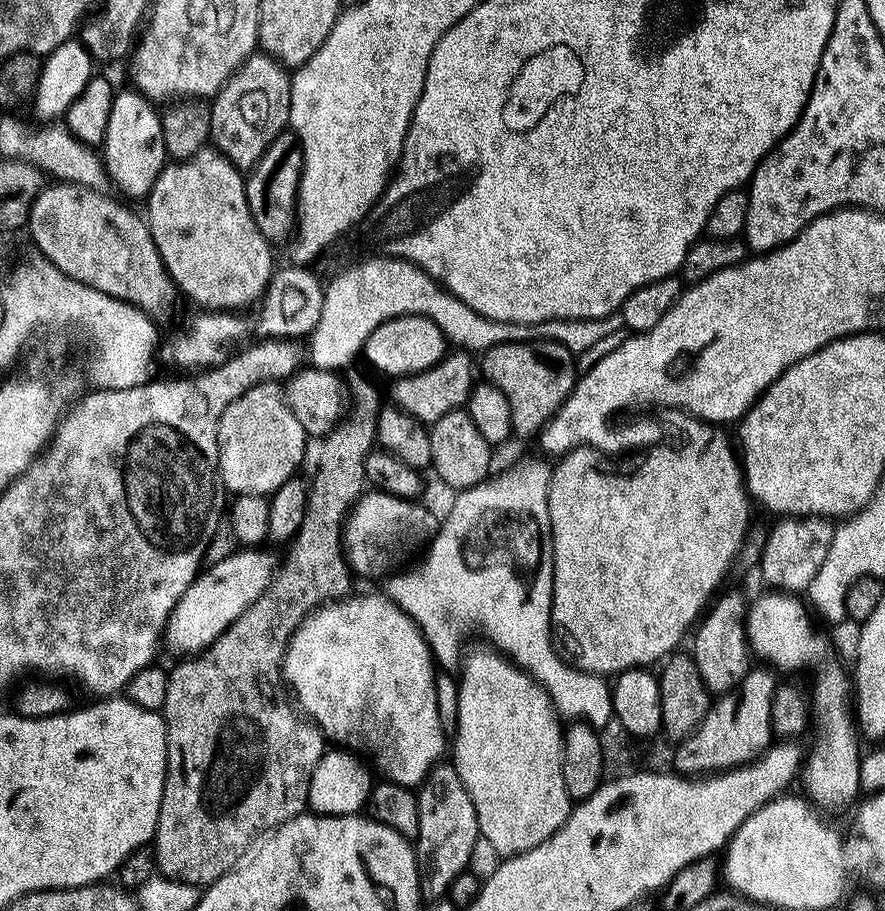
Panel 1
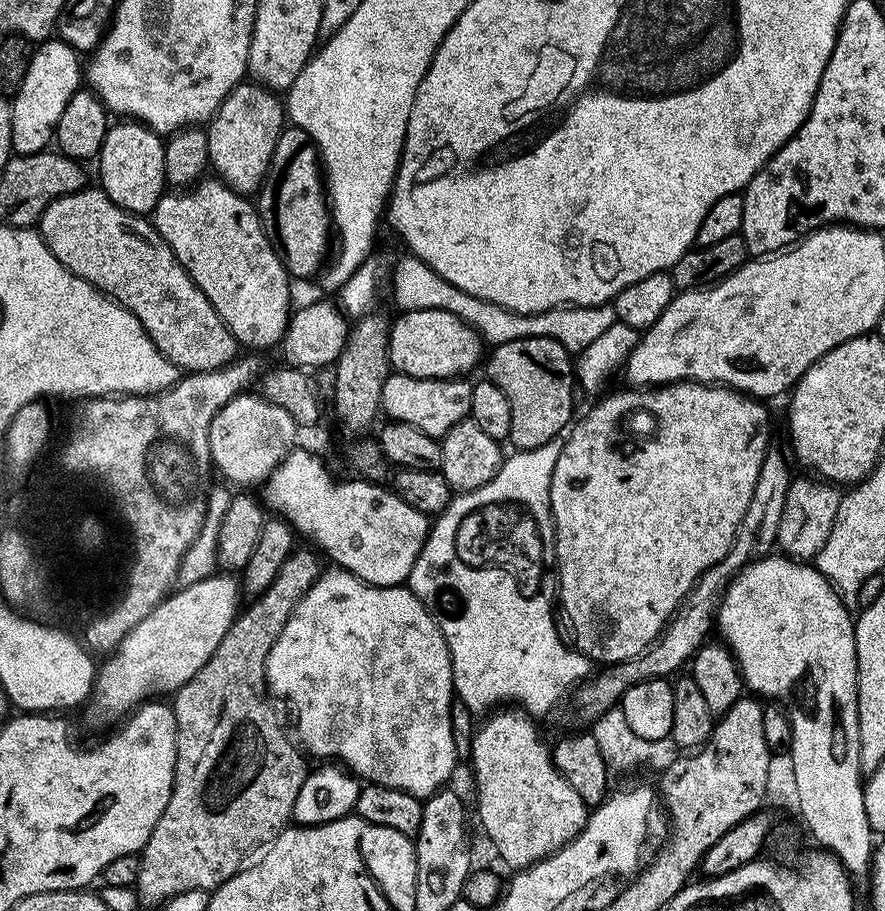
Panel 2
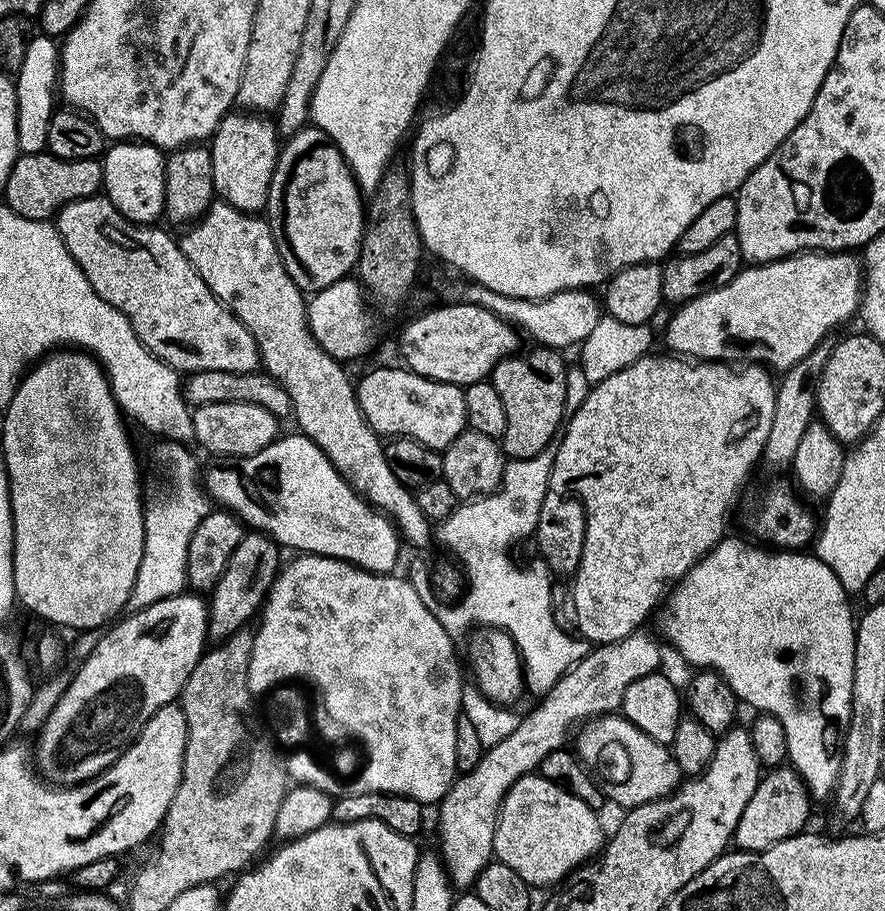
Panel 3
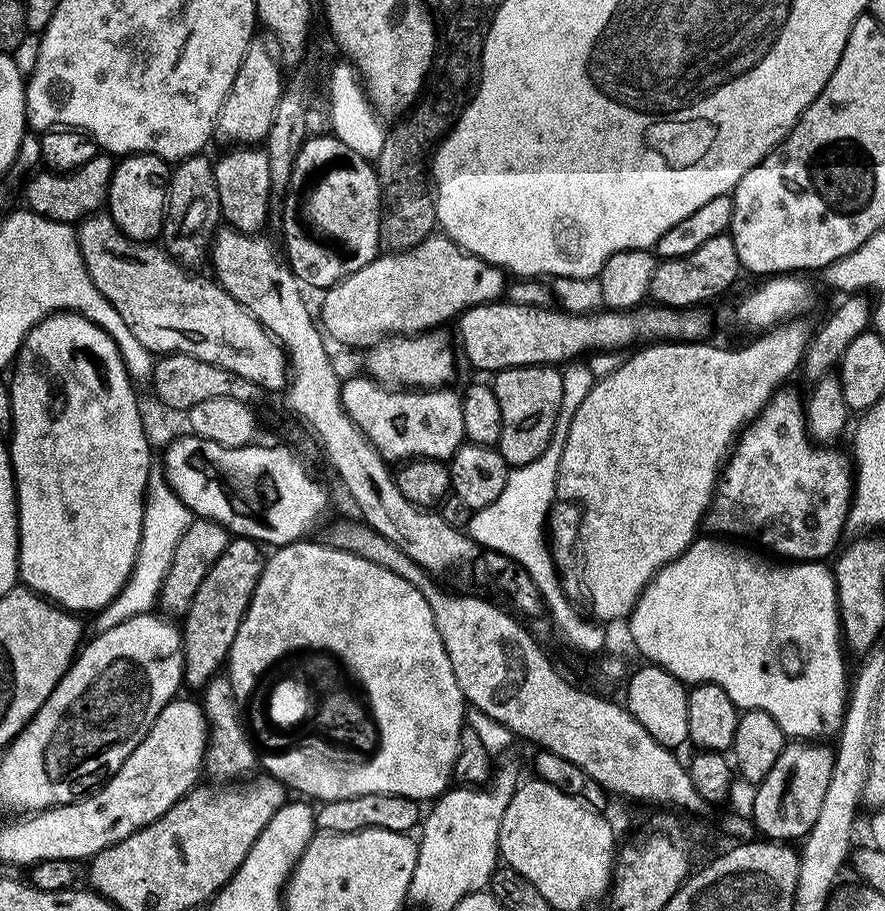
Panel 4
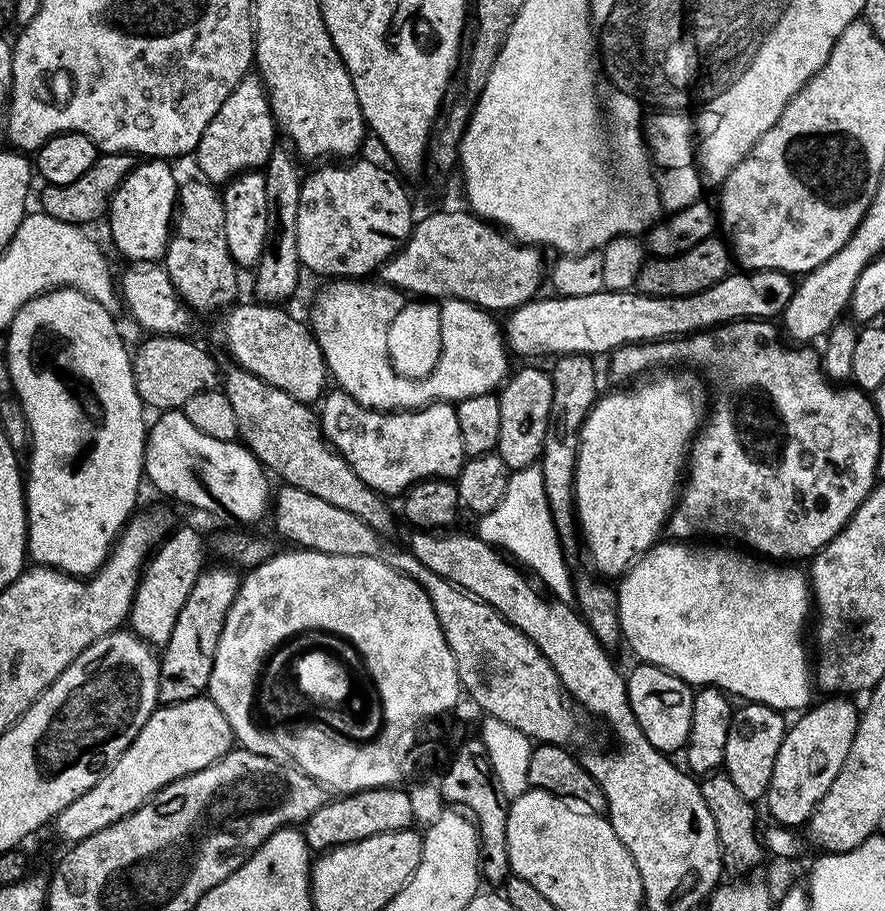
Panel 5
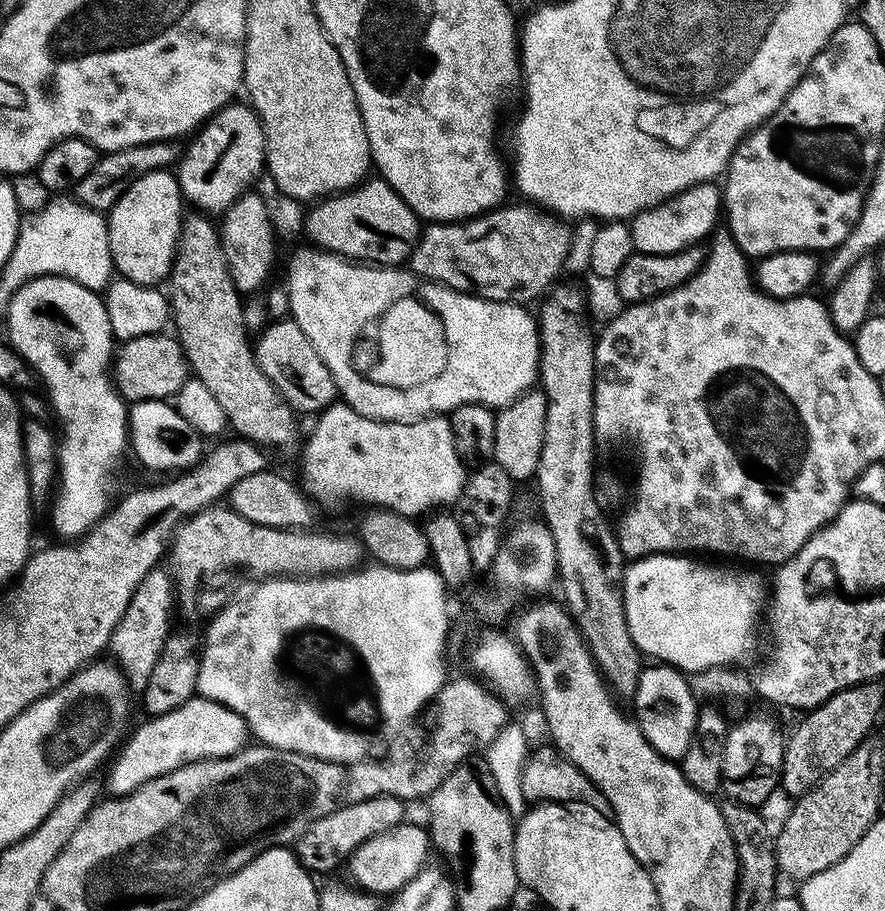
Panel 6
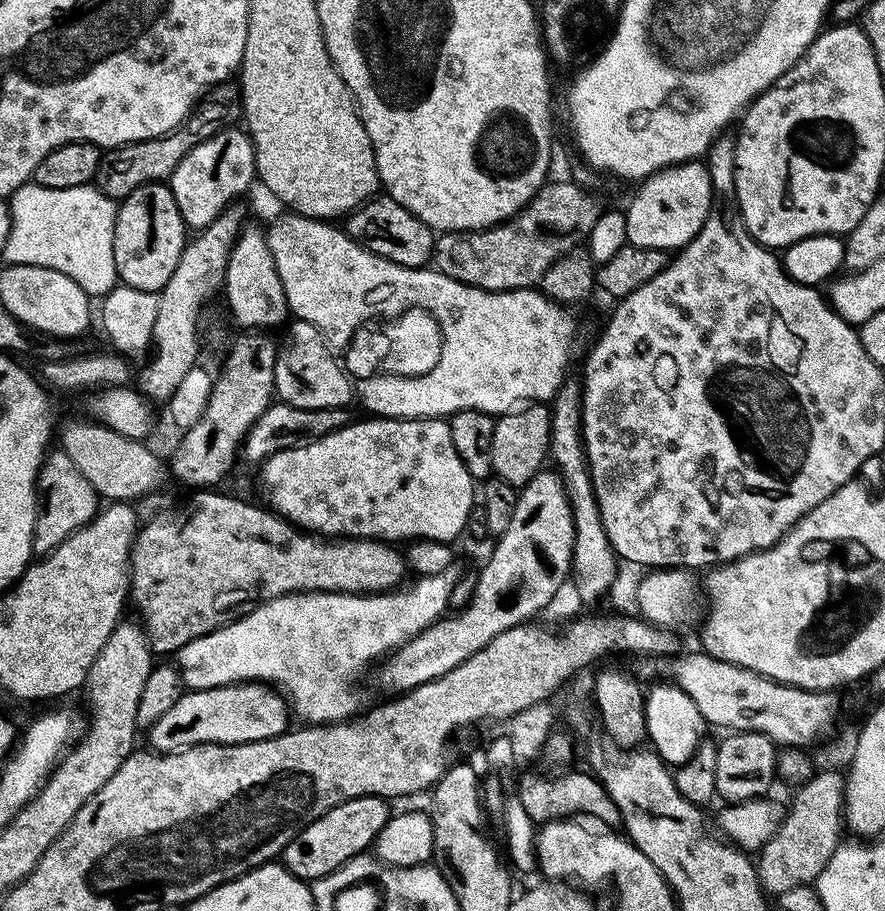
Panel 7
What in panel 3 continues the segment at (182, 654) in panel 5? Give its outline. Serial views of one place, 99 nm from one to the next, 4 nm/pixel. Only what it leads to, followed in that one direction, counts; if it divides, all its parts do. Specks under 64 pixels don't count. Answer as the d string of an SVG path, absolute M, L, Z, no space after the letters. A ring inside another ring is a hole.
M255 530L249 531L240 539L240 545L234 550L222 578L212 587L208 606L208 640L223 642L233 639L236 631L261 611L268 599L268 592L276 581L276 573L282 567L280 560L281 545L271 536Z

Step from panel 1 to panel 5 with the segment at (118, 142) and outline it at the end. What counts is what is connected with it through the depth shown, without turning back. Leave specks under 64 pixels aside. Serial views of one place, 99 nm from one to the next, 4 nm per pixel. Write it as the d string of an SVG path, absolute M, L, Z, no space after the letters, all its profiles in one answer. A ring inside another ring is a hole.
M148 158L137 163L132 173L120 183L120 189L112 196L112 203L106 213L108 228L112 231L117 250L136 266L163 261L168 248L178 191L178 179L168 164L171 163L160 158Z

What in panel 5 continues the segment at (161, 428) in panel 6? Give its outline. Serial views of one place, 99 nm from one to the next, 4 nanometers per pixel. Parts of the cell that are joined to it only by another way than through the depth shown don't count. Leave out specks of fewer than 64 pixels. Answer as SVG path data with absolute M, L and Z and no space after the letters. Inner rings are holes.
M164 410L157 416L160 417L153 424L151 421L144 445L144 474L147 483L152 483L162 495L169 496L172 500L181 500L192 508L201 508L202 511L209 512L212 516L221 516L224 520L237 520L240 526L256 524L263 516L265 519L270 508L270 476L250 449L236 440L209 438L187 420L183 411Z

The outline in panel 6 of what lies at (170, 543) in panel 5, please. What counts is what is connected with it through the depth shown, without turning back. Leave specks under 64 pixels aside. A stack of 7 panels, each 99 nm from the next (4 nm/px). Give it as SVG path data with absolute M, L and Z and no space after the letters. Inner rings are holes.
M157 566L150 569L142 582L138 582L138 590L134 590L134 598L130 598L130 606L126 606L126 614L122 614L118 626L114 626L107 651L112 652L111 659L128 679L128 687L133 693L143 694L146 682L150 682L150 673L158 663L158 654L162 654L164 640L174 628L172 612L174 616L175 602L172 577L167 567Z

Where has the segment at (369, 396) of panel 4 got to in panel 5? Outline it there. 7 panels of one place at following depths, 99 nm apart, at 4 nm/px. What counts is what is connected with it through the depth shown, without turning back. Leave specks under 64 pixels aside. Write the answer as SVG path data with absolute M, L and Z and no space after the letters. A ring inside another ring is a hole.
M332 390L319 405L318 419L325 440L352 465L354 474L366 486L385 498L399 497L420 480L452 480L460 475L466 459L462 433L458 431L458 414L448 402L411 410L375 412L354 402L350 394Z

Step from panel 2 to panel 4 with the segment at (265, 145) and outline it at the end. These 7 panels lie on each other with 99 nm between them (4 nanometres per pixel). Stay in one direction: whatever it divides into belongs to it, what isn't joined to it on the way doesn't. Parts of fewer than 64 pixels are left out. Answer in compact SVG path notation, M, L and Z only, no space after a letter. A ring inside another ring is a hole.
M236 146L214 164L216 170L216 189L220 199L220 214L223 223L239 232L256 234L268 220L268 207L274 203L270 190L270 162L263 147Z

